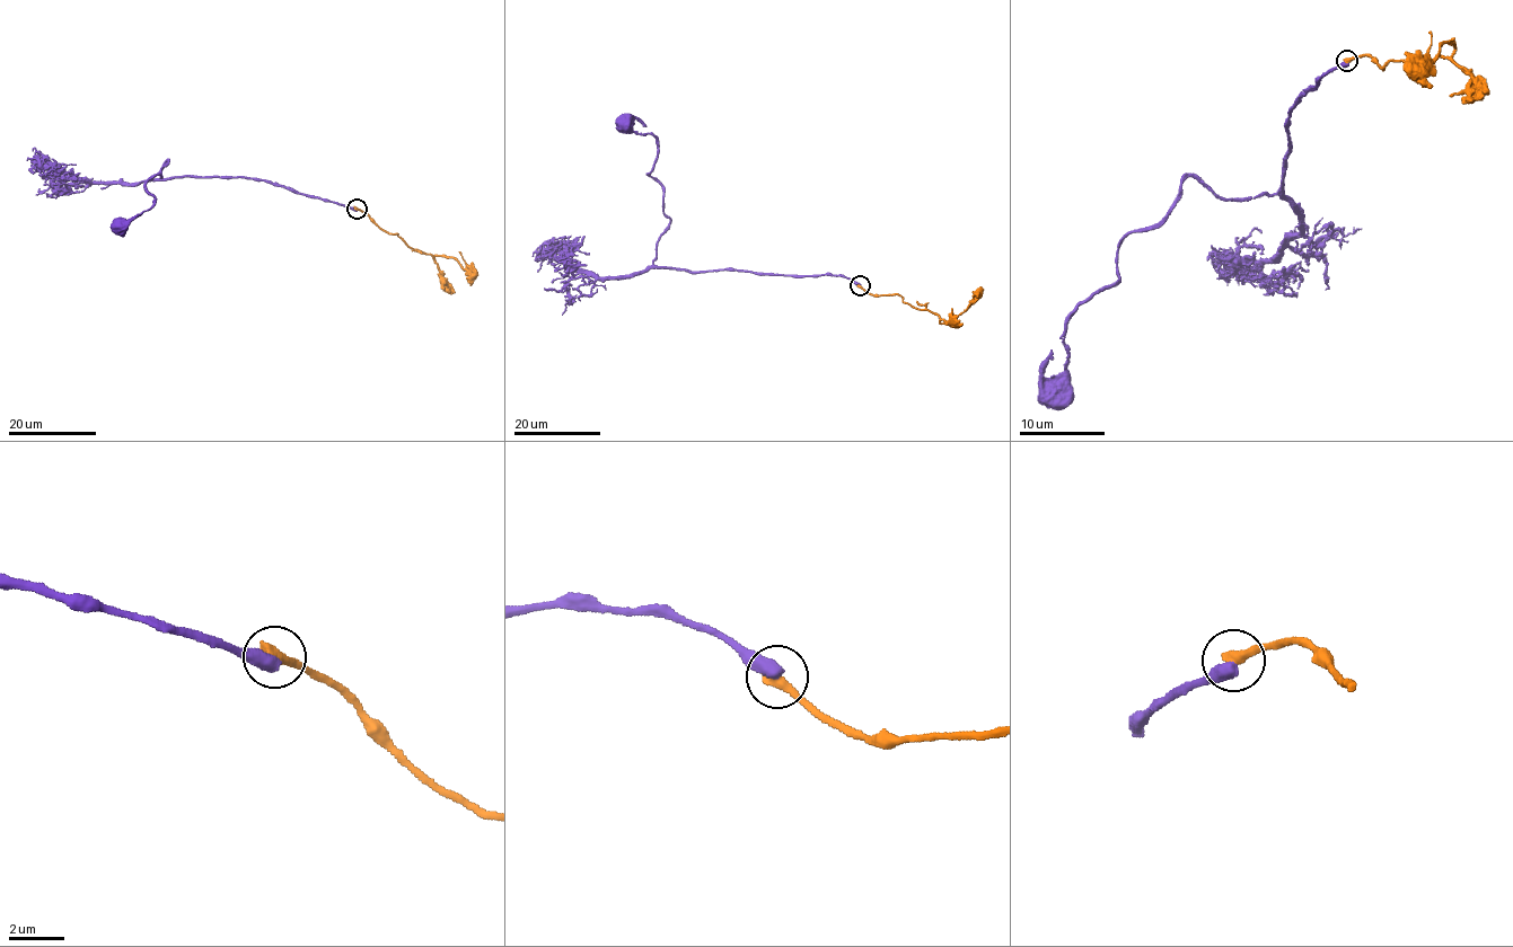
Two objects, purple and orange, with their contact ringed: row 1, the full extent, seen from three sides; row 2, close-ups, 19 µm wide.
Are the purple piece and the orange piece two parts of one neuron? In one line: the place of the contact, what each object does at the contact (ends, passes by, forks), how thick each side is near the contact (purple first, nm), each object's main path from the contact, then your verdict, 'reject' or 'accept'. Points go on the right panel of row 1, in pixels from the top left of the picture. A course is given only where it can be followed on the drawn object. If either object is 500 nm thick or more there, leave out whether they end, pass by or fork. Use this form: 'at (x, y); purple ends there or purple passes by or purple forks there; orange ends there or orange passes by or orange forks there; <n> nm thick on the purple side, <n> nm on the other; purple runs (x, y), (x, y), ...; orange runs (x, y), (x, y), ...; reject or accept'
at (1347, 61); 500 nm thick on the purple side, 480 nm on the other; purple runs (1347, 61), (1298, 96), (1274, 195), (1225, 200), (1186, 177), (1132, 230), (1119, 280), (1074, 312), (1053, 392); orange runs (1347, 61), (1363, 54), (1380, 65), (1422, 65), (1449, 55), (1454, 41), (1441, 47), (1427, 76), (1431, 89); reject

